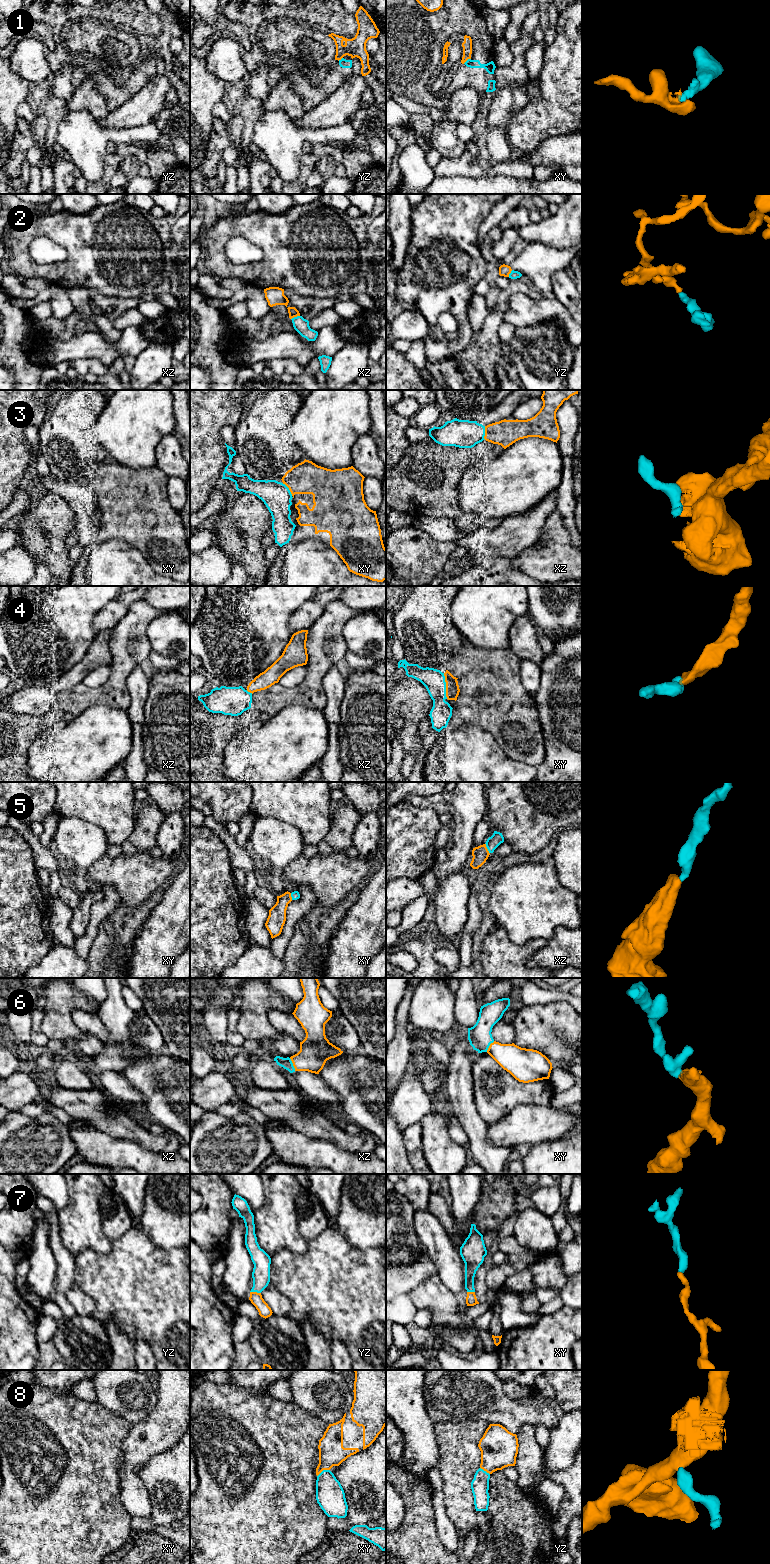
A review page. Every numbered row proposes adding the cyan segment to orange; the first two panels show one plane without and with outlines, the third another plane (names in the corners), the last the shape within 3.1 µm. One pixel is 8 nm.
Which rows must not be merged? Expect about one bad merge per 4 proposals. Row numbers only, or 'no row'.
1, 2, 3

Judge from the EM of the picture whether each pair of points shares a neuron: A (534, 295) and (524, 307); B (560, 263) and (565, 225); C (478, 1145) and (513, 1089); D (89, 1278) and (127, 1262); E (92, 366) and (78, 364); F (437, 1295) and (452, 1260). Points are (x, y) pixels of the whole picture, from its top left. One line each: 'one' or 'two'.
A: two
B: two
C: two
D: one
E: one
F: two

